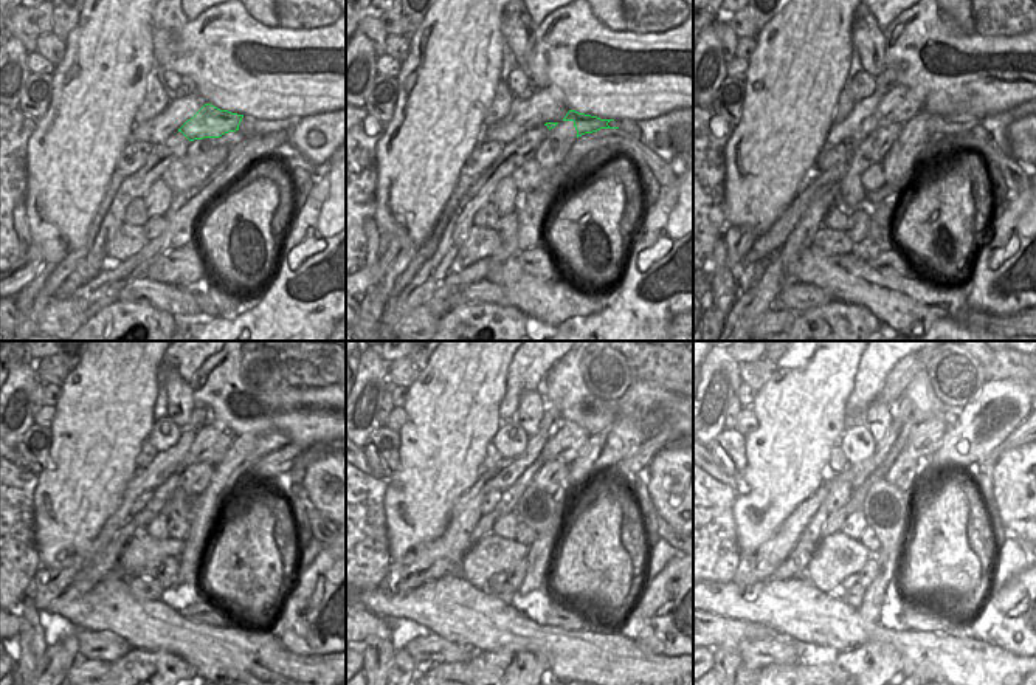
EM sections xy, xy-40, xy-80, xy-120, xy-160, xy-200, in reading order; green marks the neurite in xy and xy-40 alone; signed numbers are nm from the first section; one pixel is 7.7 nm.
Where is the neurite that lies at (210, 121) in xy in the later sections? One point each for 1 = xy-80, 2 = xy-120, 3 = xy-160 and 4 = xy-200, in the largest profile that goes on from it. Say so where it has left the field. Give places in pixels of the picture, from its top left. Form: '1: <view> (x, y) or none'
1: xy-80 (937, 124)
2: xy-120 (283, 461)
3: xy-160 (661, 440)
4: xy-200 (1008, 444)

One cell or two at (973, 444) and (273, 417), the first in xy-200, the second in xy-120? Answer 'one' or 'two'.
two

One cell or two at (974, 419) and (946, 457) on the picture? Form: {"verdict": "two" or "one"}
{"verdict": "one"}

